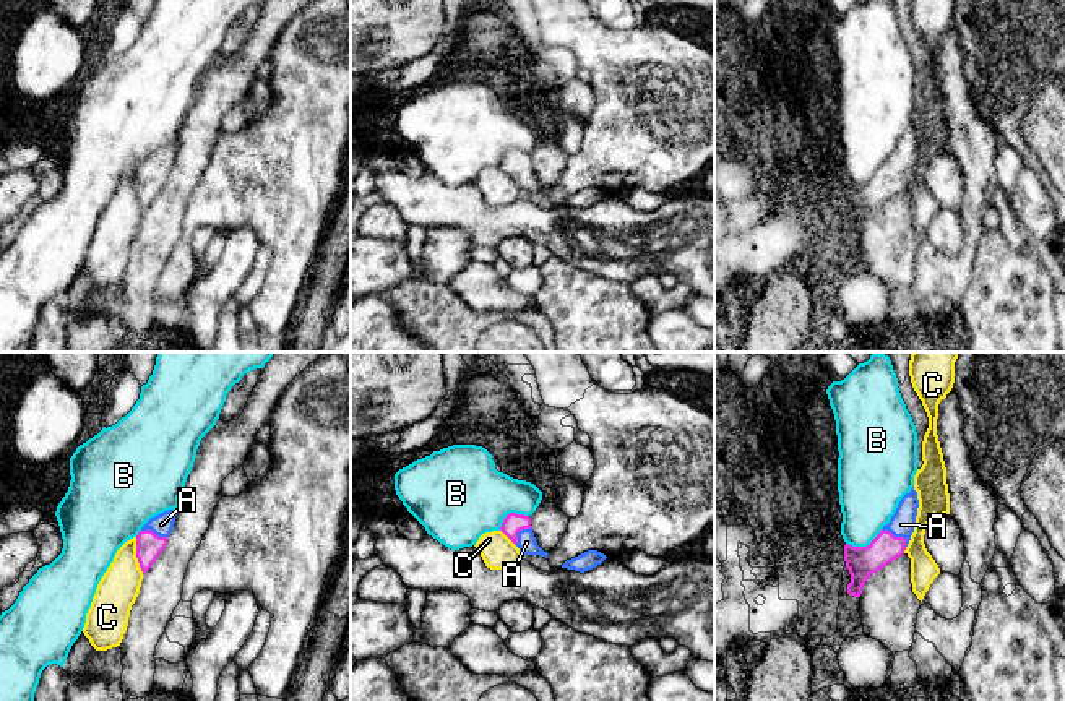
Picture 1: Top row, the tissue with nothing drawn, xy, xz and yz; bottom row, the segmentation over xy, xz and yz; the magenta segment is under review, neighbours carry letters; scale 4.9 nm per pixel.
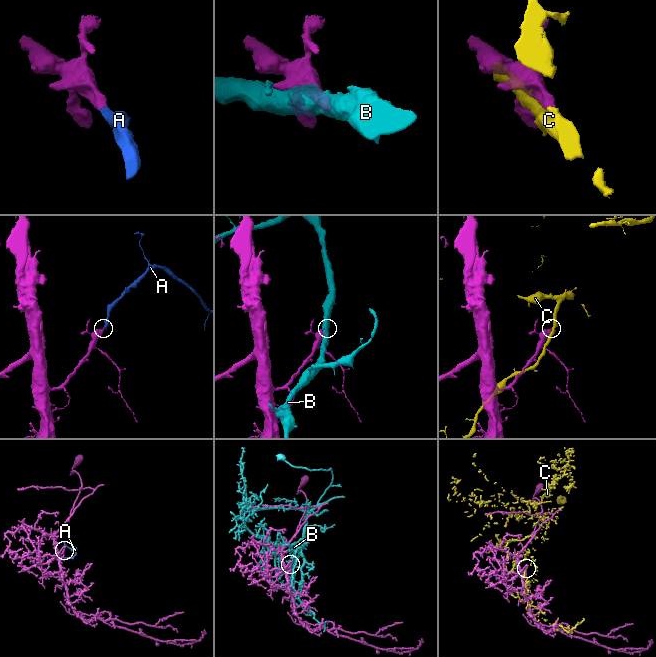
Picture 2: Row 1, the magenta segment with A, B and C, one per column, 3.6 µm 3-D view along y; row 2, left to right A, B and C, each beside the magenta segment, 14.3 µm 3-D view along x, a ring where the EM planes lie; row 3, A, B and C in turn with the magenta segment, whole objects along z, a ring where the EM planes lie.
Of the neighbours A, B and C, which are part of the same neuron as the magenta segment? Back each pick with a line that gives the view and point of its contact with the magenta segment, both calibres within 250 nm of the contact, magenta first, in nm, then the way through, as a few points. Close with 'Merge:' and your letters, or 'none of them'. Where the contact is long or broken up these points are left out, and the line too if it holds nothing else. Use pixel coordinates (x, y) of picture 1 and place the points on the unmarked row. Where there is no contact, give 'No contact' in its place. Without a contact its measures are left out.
A: Touches magenta at yz (898, 174). Thickness 150 nm (magenta) against 130 nm. Path across: yz (861, 198), (875, 193), (898, 174), (901, 161)
Merge: A

